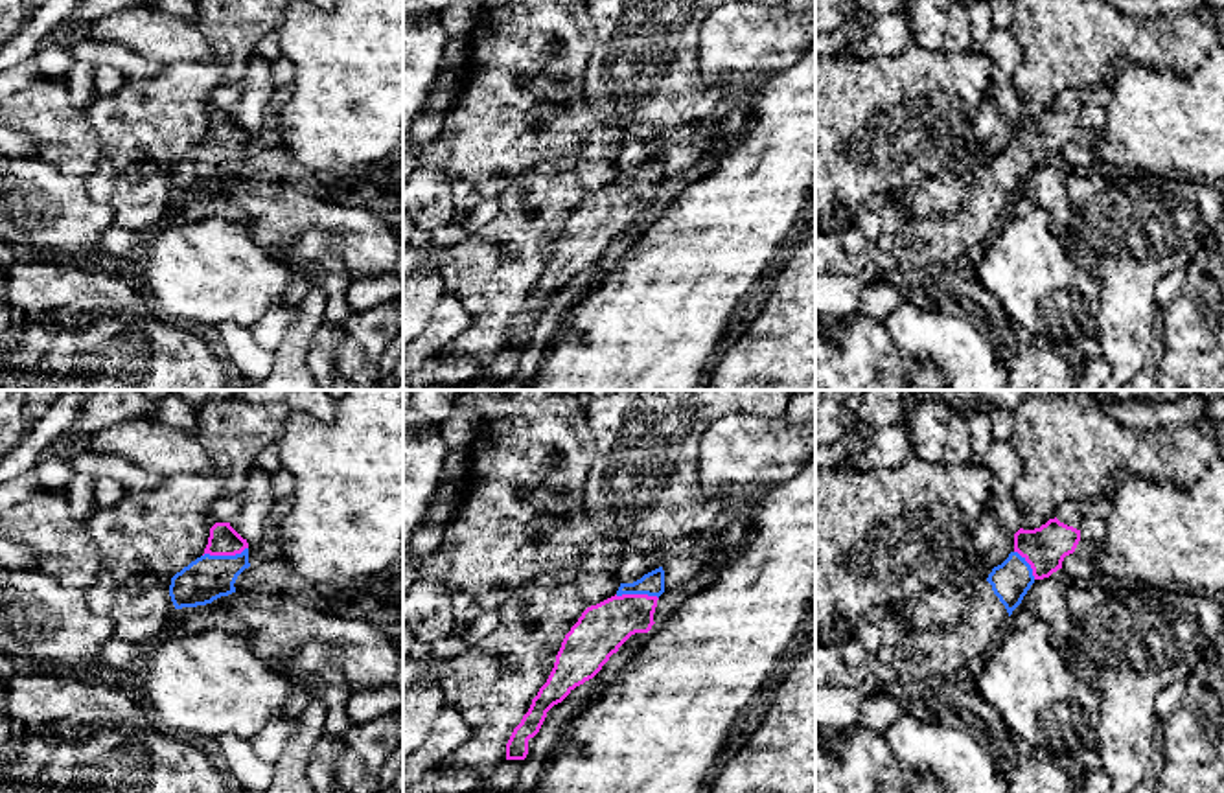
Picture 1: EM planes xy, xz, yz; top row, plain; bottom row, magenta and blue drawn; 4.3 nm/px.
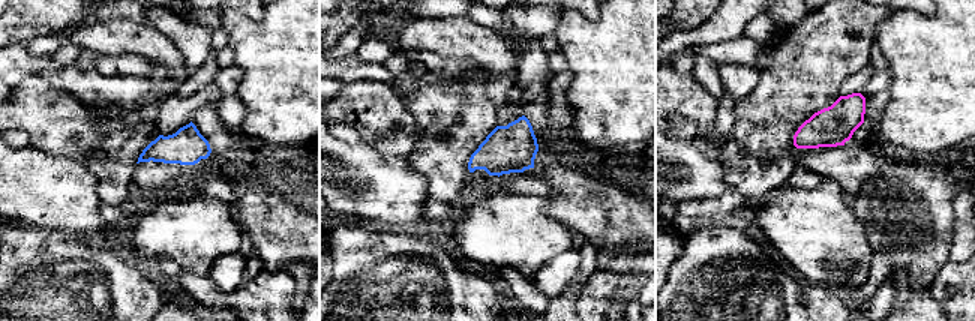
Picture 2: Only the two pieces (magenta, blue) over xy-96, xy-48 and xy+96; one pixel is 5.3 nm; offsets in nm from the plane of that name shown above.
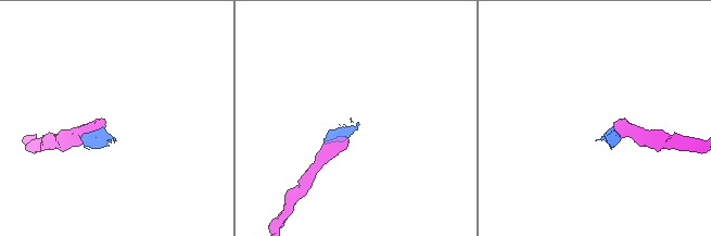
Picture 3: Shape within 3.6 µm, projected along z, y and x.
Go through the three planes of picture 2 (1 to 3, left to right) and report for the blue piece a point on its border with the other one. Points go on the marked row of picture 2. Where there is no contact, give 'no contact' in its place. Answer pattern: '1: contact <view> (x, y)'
1: no contact
2: no contact
3: no contact

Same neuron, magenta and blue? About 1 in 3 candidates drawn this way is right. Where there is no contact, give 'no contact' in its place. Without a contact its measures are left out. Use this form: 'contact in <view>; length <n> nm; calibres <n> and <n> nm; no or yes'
contact in xy; length 200 nm; calibres 130 and 200 nm; yes

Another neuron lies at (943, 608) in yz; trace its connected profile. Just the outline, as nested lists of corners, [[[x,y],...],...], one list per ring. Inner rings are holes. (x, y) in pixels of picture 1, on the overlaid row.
[[[974,550],[964,554],[963,567],[939,587],[924,591],[900,607],[900,618],[911,631],[952,631],[968,615],[976,591],[994,567]]]

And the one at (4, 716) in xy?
[[[0,681],[0,751],[9,741],[11,723],[9,723],[9,712],[7,712],[7,692],[6,692],[6,681]]]

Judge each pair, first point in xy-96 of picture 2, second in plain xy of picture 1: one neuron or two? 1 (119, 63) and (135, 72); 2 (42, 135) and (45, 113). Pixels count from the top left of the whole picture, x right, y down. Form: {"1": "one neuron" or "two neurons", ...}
{"1": "one neuron", "2": "one neuron"}

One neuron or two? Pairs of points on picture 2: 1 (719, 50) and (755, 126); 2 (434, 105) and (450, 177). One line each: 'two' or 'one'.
1: two
2: one

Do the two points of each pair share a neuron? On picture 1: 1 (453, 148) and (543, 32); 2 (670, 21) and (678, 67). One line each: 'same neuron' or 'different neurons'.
1: same neuron
2: same neuron

